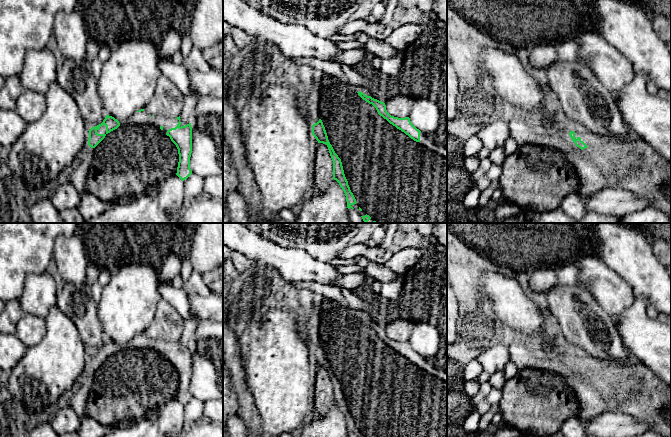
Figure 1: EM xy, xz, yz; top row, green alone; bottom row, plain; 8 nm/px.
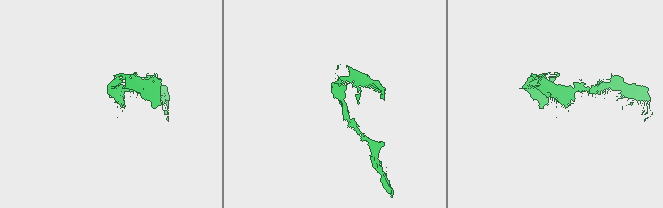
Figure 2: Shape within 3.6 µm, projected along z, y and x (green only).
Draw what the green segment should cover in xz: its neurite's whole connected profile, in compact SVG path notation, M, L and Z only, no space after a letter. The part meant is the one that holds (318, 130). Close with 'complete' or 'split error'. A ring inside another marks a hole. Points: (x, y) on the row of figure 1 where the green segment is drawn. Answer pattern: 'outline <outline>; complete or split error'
outline M321 119L312 125L312 135L326 144L333 161L333 179L326 191L306 197L295 223L351 223L348 210L356 199L345 177L341 159L335 153Z; split error

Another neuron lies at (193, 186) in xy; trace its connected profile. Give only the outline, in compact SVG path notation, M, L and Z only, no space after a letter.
M192 173L187 179L183 181L184 197L186 203L205 196L204 194L204 178Z

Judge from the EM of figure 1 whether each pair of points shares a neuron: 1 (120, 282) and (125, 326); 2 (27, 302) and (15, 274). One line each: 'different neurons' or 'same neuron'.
1: same neuron
2: different neurons

